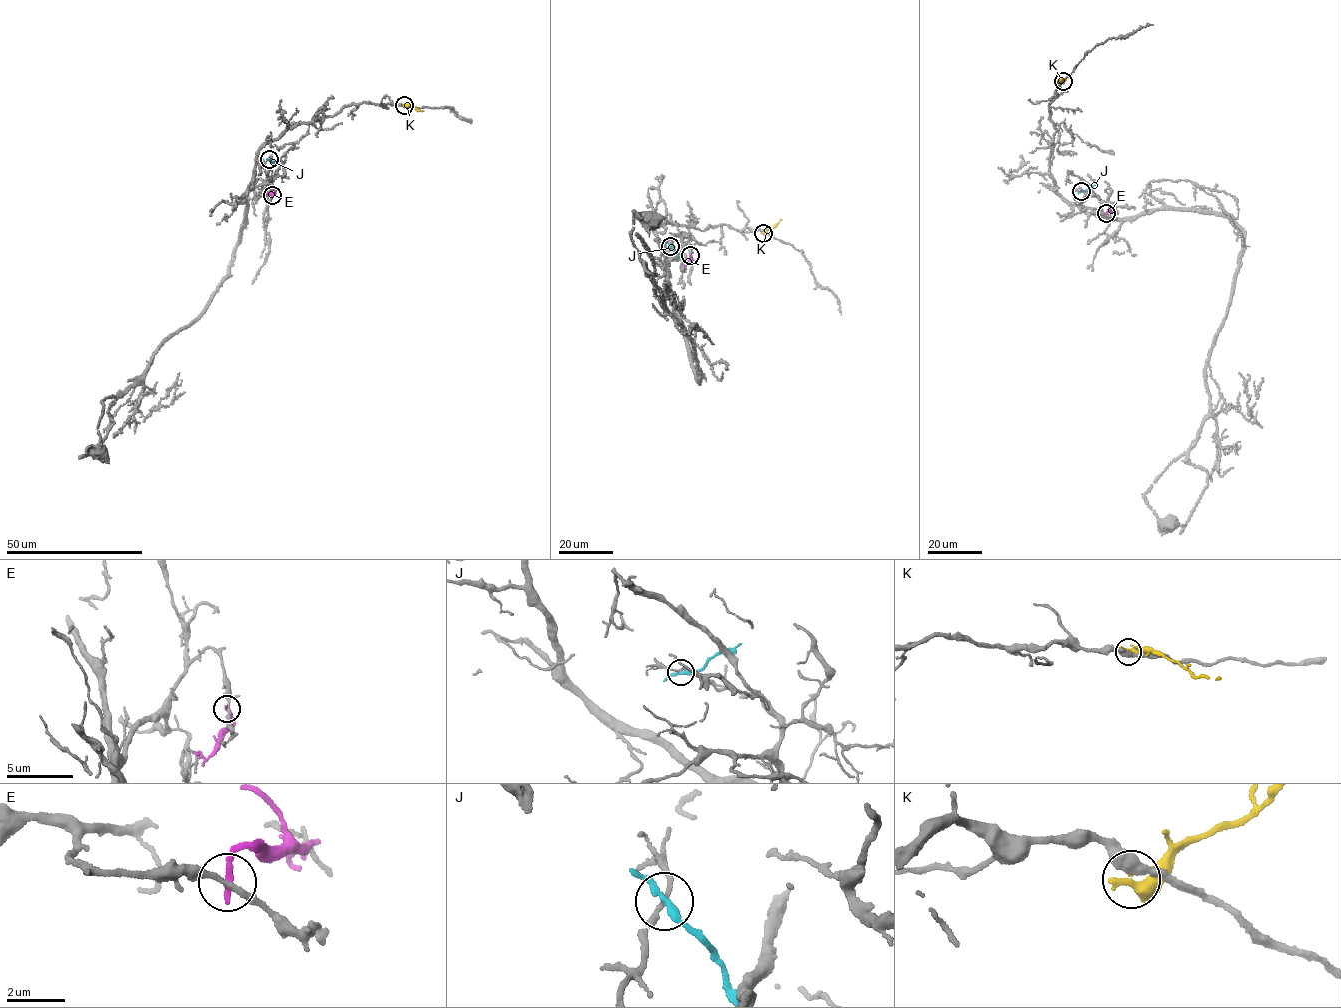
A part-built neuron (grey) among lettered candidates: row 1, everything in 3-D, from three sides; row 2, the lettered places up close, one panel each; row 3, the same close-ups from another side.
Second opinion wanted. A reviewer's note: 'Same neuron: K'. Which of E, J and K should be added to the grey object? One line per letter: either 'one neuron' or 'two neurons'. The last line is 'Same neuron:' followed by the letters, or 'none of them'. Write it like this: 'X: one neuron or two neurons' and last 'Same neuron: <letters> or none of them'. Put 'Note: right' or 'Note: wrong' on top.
Note: wrong
E: two neurons
J: two neurons
K: two neurons
Same neuron: none of them

